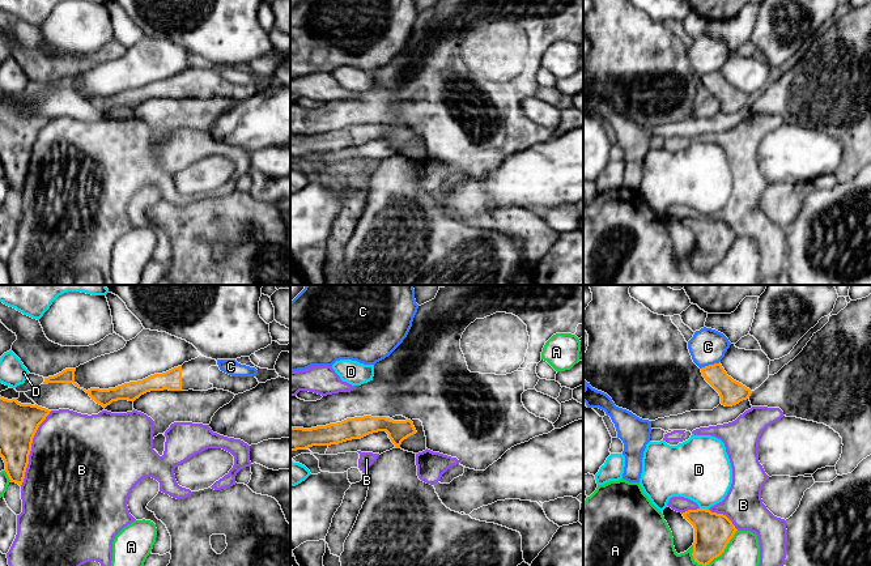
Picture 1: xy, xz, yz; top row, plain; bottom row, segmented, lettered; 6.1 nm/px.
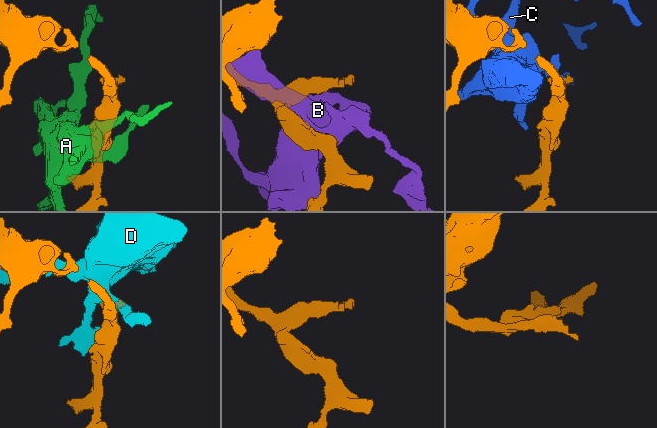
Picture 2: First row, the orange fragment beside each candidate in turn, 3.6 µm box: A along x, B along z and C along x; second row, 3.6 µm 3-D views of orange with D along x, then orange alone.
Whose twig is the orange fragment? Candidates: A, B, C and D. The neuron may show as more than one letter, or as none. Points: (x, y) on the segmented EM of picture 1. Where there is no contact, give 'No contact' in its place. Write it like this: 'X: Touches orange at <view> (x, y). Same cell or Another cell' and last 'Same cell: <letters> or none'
A: Touches orange at yz (725, 548). Another cell
B: Touches orange at xy (30, 449). Another cell
C: Touches orange at yz (709, 365). Another cell
D: Touches orange at yz (704, 509). Another cell
Same cell: none

